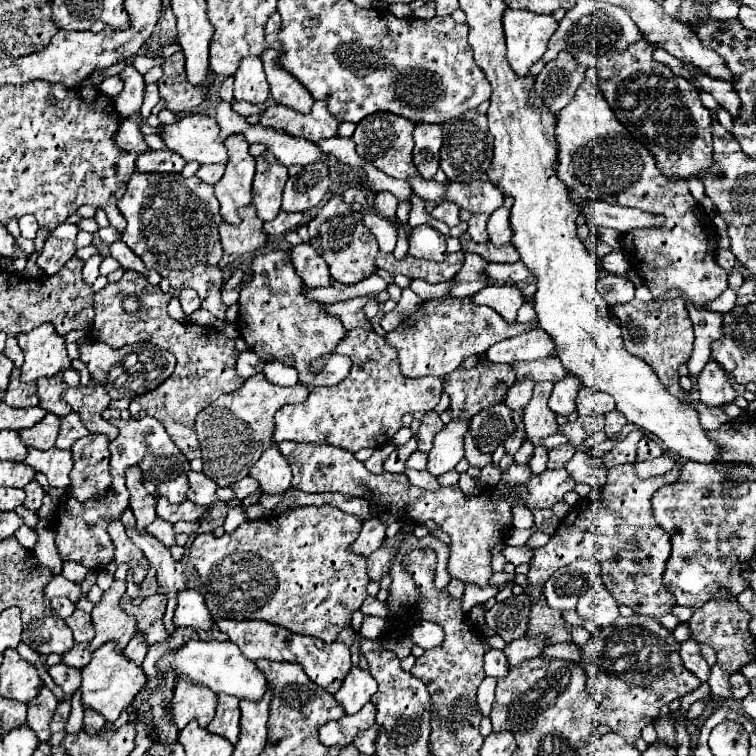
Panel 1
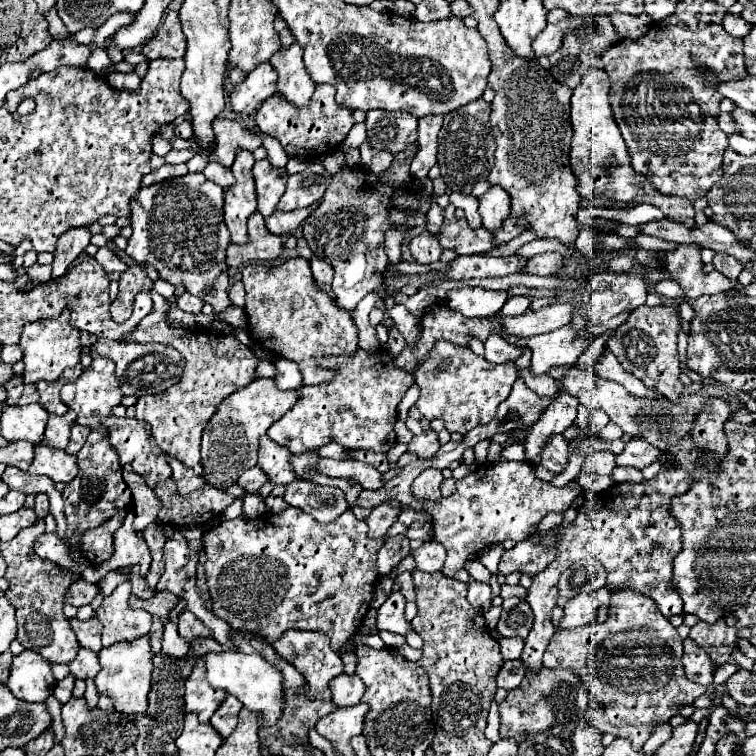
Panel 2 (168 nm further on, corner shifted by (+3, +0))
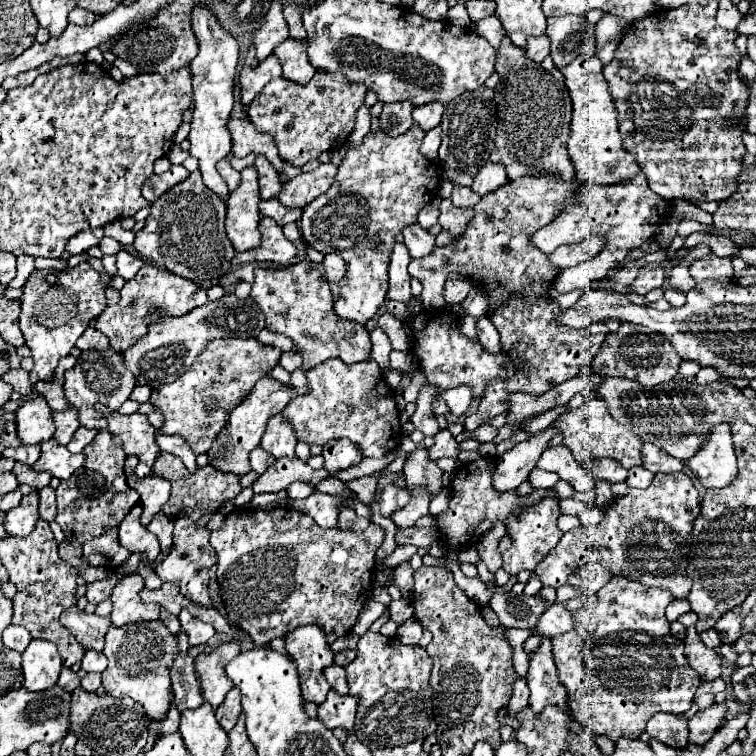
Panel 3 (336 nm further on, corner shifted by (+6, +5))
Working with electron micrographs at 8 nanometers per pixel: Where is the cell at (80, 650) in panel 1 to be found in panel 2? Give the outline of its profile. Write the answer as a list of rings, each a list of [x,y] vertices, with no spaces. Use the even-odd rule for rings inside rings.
[[[79,649],[79,655],[69,663],[69,667],[77,679],[93,679],[101,671],[97,653],[93,653],[91,649]]]

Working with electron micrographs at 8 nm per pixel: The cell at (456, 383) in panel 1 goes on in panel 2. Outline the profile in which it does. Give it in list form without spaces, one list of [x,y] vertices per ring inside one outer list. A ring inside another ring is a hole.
[[[439,339],[417,371],[417,385],[421,389],[417,407],[427,421],[443,419],[449,433],[457,431],[461,435],[467,435],[473,427],[493,421],[497,405],[505,401],[505,397],[509,397],[515,379],[517,371],[513,363],[489,363],[485,357],[475,355],[469,347],[453,345],[445,339]],[[435,349],[441,349],[437,357]]]

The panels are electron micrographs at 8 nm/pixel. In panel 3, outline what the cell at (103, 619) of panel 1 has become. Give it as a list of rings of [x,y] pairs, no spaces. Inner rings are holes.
[[[138,574],[124,576],[112,592],[112,626],[126,626],[142,620],[158,620],[160,606],[146,604],[140,600],[138,592],[144,588],[144,580]]]

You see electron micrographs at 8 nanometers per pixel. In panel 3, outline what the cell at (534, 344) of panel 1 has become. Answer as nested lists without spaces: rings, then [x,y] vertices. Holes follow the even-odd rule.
[[[480,316],[478,318],[478,342],[482,344],[482,348],[486,348],[486,352],[490,354],[500,354],[502,352],[502,344],[500,344],[500,334],[494,328],[494,324],[490,322],[488,316]]]

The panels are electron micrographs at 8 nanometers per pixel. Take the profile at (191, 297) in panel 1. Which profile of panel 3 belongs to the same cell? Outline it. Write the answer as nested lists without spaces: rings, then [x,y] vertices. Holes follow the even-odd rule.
[[[146,262],[132,280],[126,280],[124,288],[120,290],[120,302],[114,306],[106,306],[106,310],[92,322],[92,326],[108,336],[110,348],[114,348],[114,352],[124,352],[128,346],[132,346],[138,338],[142,338],[148,332],[144,316],[154,304],[158,304],[168,316],[182,316],[206,302],[206,290],[196,282],[180,278],[166,269]]]

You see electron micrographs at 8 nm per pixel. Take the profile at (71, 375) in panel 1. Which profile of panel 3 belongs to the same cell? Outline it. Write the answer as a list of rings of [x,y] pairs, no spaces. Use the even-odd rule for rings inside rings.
[[[60,370],[52,380],[44,382],[40,380],[36,384],[36,392],[48,402],[52,400],[52,404],[48,404],[52,410],[66,410],[68,408],[68,402],[64,398],[64,392],[62,392],[62,384],[64,384],[64,372]]]

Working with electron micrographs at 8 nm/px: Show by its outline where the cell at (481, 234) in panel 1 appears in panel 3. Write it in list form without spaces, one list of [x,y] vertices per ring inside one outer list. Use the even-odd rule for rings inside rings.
[[[454,186],[452,190],[452,202],[458,206],[458,208],[474,208],[478,204],[480,196],[474,194],[468,186]]]

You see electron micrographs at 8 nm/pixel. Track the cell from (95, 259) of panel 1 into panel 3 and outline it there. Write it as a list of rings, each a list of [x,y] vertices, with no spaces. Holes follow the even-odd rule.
[[[120,250],[114,256],[116,256],[116,268],[118,268],[116,274],[122,276],[124,280],[130,280],[144,266],[144,260],[140,260],[138,256],[128,254],[126,250]]]

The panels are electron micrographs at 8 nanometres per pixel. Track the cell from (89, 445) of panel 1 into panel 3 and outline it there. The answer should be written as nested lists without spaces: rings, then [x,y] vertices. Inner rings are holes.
[[[100,430],[94,440],[84,448],[84,454],[84,466],[78,468],[78,472],[74,472],[74,476],[70,476],[68,480],[62,480],[56,488],[56,522],[62,526],[66,542],[70,542],[72,546],[82,546],[86,540],[92,540],[94,536],[100,536],[106,530],[118,526],[140,498],[138,492],[134,492],[126,484],[126,476],[122,470],[126,454],[120,440],[114,438],[108,430]]]

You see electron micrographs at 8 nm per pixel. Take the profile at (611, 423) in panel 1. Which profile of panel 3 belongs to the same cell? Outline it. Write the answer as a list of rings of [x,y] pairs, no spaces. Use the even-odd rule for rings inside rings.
[[[600,480],[596,484],[596,506],[602,510],[608,506],[608,502],[612,500],[612,492],[610,492],[610,484],[606,484],[606,480]]]

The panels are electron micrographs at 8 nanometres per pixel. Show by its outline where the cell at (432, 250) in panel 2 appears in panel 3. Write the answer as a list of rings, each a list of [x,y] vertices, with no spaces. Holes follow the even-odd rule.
[[[414,224],[414,226],[406,226],[402,230],[402,234],[404,234],[404,244],[406,244],[412,258],[424,258],[432,252],[434,236],[428,230]]]

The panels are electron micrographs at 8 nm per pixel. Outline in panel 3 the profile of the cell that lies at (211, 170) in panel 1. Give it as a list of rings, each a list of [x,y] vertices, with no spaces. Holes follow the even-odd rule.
[[[222,158],[222,160],[218,162],[218,172],[220,172],[220,176],[226,180],[228,190],[234,192],[234,190],[238,188],[238,184],[240,184],[240,172],[230,166],[230,158]]]

